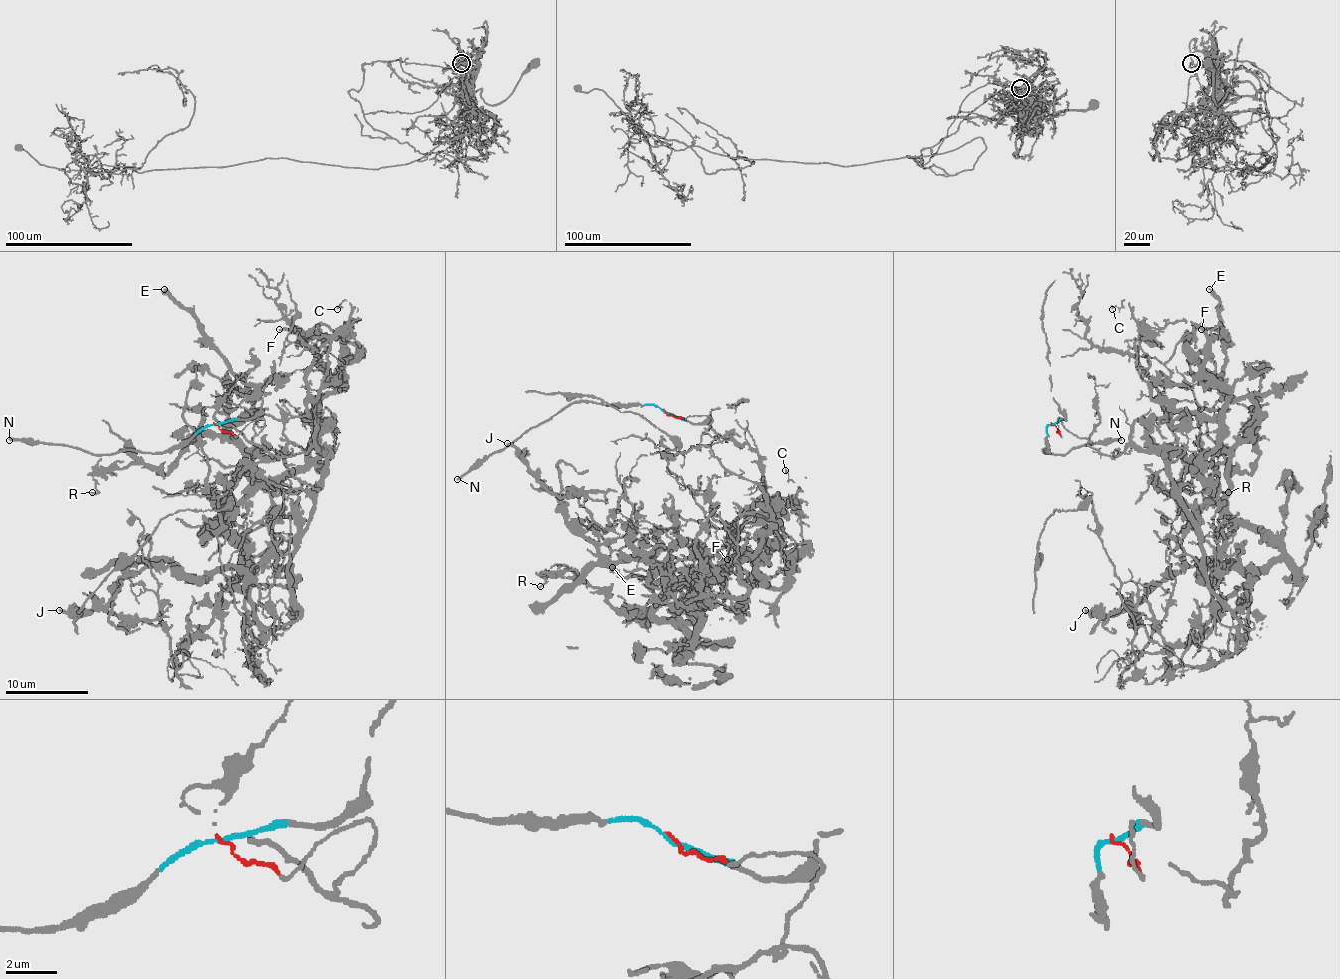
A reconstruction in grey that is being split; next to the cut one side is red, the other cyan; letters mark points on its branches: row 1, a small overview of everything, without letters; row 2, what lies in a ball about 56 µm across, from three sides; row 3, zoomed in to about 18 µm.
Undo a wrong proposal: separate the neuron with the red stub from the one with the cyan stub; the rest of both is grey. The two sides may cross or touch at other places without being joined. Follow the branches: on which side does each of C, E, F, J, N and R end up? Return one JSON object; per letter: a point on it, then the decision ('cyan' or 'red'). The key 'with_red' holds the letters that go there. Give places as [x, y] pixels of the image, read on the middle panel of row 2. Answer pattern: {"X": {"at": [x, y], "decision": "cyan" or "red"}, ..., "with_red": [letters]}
{"C": {"at": [785, 470], "decision": "red"}, "E": {"at": [612, 567], "decision": "red"}, "F": {"at": [727, 559], "decision": "red"}, "J": {"at": [507, 443], "decision": "red"}, "N": {"at": [457, 479], "decision": "cyan"}, "R": {"at": [540, 586], "decision": "red"}, "with_red": ["C", "E", "F", "J", "R"]}

